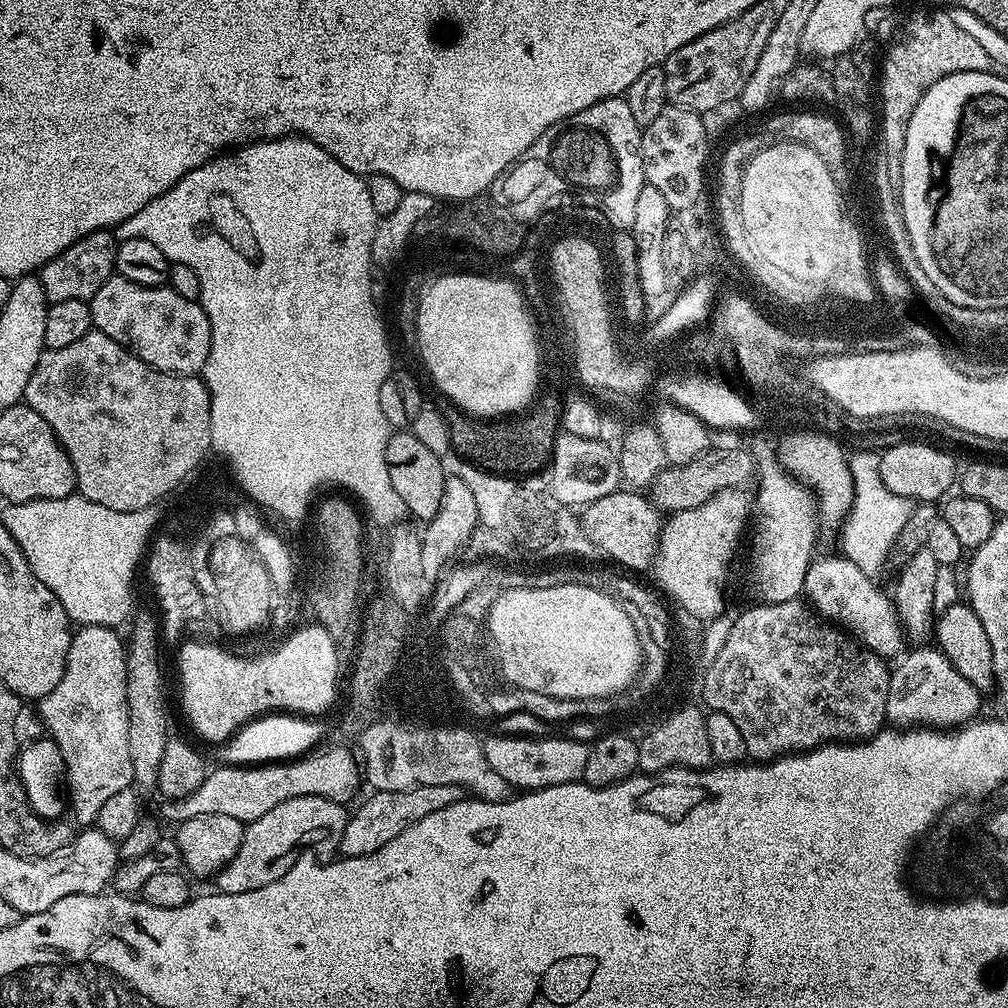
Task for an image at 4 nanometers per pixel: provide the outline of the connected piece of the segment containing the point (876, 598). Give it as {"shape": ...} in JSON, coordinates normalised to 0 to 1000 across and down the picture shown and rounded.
{"shape":[[[835,550],[828,551],[817,552],[814,556],[813,553],[807,555],[800,569],[797,590],[818,615],[844,629],[867,649],[878,653],[892,652],[898,646],[899,632],[893,621],[893,611],[889,608],[886,592],[882,588],[880,591],[875,584],[868,583],[865,580],[866,572],[851,565],[847,558],[843,558]]]}

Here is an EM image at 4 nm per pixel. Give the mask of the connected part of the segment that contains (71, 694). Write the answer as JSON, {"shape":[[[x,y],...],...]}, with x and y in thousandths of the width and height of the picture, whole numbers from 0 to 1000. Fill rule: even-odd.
{"shape":[[[105,621],[76,622],[71,628],[69,645],[65,653],[65,665],[62,677],[50,685],[38,696],[38,710],[48,721],[47,729],[52,732],[61,745],[66,770],[65,790],[69,795],[74,816],[87,819],[94,814],[97,804],[107,793],[113,792],[117,784],[132,781],[131,757],[129,756],[129,736],[125,736],[127,727],[127,697],[125,696],[125,677],[127,676],[127,657],[125,639],[115,623]]]}

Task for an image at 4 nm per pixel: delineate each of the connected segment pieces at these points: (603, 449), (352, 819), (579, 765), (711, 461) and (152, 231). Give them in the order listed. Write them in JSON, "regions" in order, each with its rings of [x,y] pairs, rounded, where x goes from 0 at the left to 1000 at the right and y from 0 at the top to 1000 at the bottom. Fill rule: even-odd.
{"regions":[[[[556,431],[546,457],[546,479],[550,494],[564,502],[578,502],[612,487],[616,483],[615,458],[610,447],[598,440],[598,436],[586,437]]],[[[419,780],[398,786],[370,785],[368,789],[369,791],[354,806],[350,805],[345,811],[345,818],[339,827],[335,842],[338,850],[362,849],[379,843],[379,839],[395,831],[395,827],[399,827],[403,819],[411,819],[411,815],[419,815],[419,812],[431,808],[431,804],[450,800],[450,796],[461,793],[462,787],[454,780]]],[[[488,730],[480,734],[482,756],[490,768],[498,768],[512,784],[535,784],[578,775],[584,739],[575,734],[559,734],[544,730],[541,734],[523,734],[520,730]]],[[[738,442],[709,444],[680,460],[664,462],[657,470],[653,470],[653,474],[645,482],[645,495],[656,509],[666,510],[696,502],[696,498],[708,494],[708,490],[721,484],[738,484],[745,472],[747,475],[751,459]]],[[[292,134],[277,135],[275,139],[255,139],[252,143],[243,143],[225,153],[210,156],[200,165],[188,169],[188,173],[165,188],[165,192],[141,204],[137,212],[125,216],[125,220],[116,222],[113,227],[116,239],[141,236],[157,244],[157,248],[161,248],[171,262],[188,264],[195,272],[199,282],[196,299],[210,324],[207,354],[200,368],[201,379],[206,385],[210,444],[216,451],[226,455],[234,471],[233,479],[240,485],[242,492],[259,505],[275,508],[282,516],[298,516],[307,511],[304,504],[307,488],[310,488],[311,481],[318,477],[340,477],[340,480],[348,481],[368,501],[372,517],[395,520],[403,512],[399,494],[395,494],[391,481],[387,479],[387,466],[383,462],[383,438],[387,422],[383,411],[379,411],[379,399],[374,396],[377,378],[381,377],[386,361],[381,331],[365,291],[365,272],[368,269],[369,241],[374,221],[364,178],[354,171],[343,169],[343,165],[319,149],[319,145],[305,139],[303,135]]]]}

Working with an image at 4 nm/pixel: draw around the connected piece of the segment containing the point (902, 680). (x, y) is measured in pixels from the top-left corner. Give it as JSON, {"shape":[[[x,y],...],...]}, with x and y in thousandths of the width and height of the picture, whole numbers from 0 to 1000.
{"shape":[[[909,641],[904,645],[906,647],[902,646],[892,656],[894,659],[890,663],[884,664],[879,704],[881,714],[889,717],[886,719],[924,720],[930,724],[944,724],[973,709],[974,688],[946,663],[937,647],[928,641]]]}

